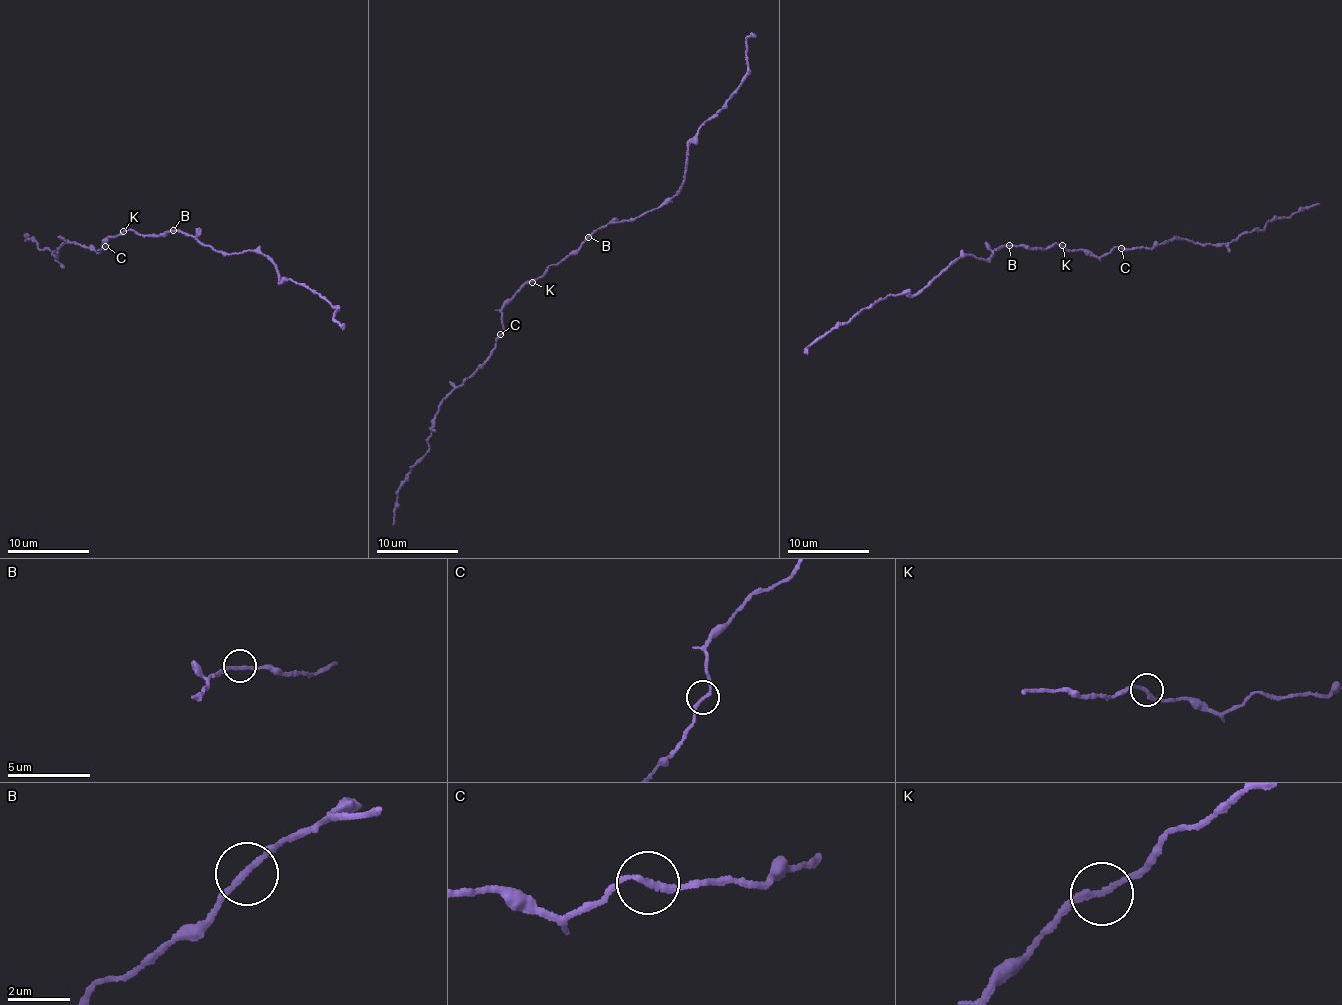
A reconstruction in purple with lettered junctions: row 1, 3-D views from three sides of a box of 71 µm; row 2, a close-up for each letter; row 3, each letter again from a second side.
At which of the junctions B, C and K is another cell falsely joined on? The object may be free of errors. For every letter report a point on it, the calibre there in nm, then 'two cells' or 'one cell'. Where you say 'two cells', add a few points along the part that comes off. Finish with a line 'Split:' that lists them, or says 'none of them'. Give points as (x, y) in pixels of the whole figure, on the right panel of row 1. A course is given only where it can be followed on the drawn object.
B: at (1009, 245); 190 nm thick; one cell
C: at (1121, 248); 180 nm thick; one cell
K: at (1062, 245); 180 nm thick; one cell
Split: none of them

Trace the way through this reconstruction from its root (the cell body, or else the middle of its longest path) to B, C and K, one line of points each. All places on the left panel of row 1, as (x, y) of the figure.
B: (160, 234), (173, 230)
C: (160, 234), (139, 236), (130, 229), (107, 238), (104, 246)
K: (160, 234), (139, 236), (130, 229), (123, 231)

